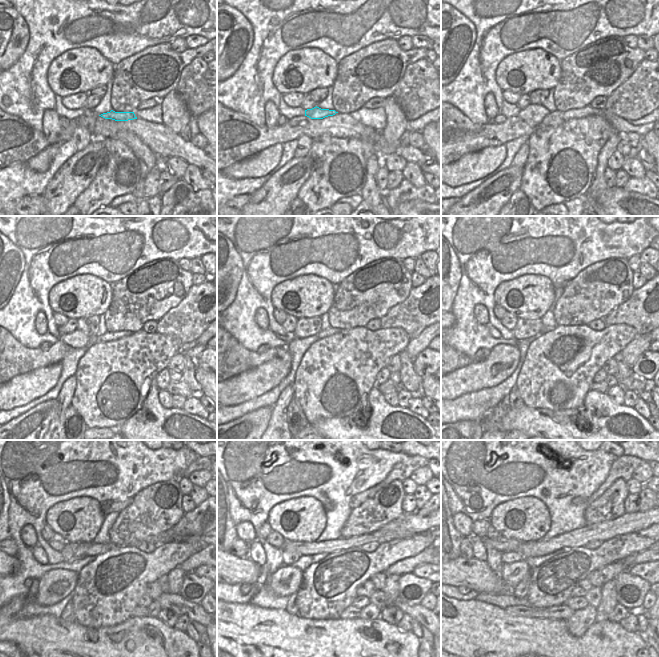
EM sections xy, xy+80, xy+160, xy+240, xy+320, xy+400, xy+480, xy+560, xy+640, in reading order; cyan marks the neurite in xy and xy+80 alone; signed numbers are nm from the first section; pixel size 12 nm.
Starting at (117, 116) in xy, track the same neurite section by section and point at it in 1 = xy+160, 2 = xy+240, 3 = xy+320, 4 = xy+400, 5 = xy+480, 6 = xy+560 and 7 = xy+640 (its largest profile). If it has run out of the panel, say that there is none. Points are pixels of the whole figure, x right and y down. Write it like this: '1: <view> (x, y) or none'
1: xy+160 (533, 114)
2: xy+240 (77, 339)
3: xy+320 (288, 337)
4: xy+400 (493, 331)
5: xy+480 (39, 554)
6: xy+560 (256, 551)
7: xy+640 (479, 551)

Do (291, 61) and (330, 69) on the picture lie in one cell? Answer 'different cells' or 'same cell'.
same cell

